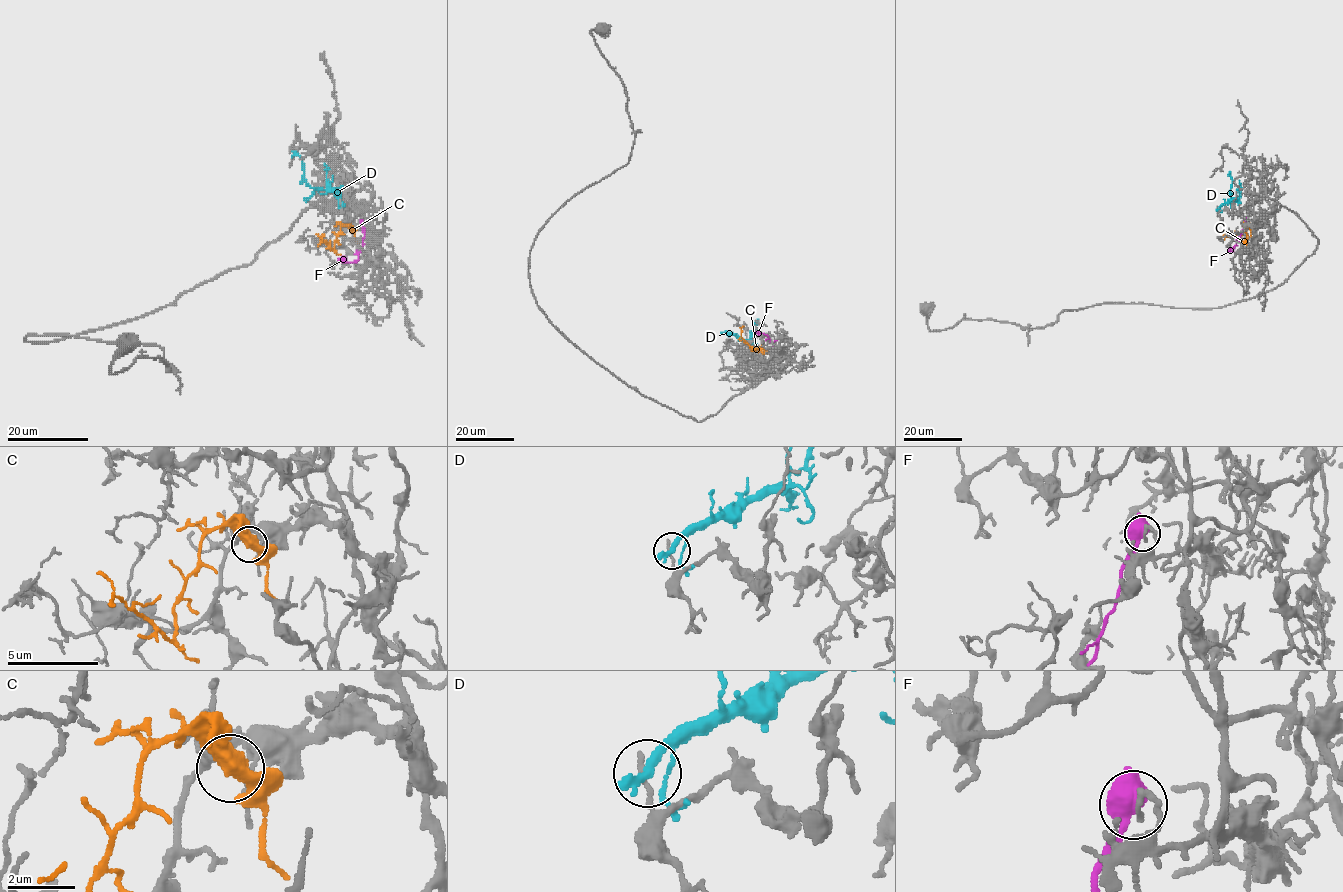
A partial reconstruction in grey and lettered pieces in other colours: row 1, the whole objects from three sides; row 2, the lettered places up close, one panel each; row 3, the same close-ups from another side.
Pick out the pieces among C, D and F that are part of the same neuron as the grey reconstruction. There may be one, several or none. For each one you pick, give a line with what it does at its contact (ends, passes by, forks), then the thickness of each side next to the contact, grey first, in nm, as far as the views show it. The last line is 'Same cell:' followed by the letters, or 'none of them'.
C: it passes by; calibres 170 and 480 nm
Same cell: C

